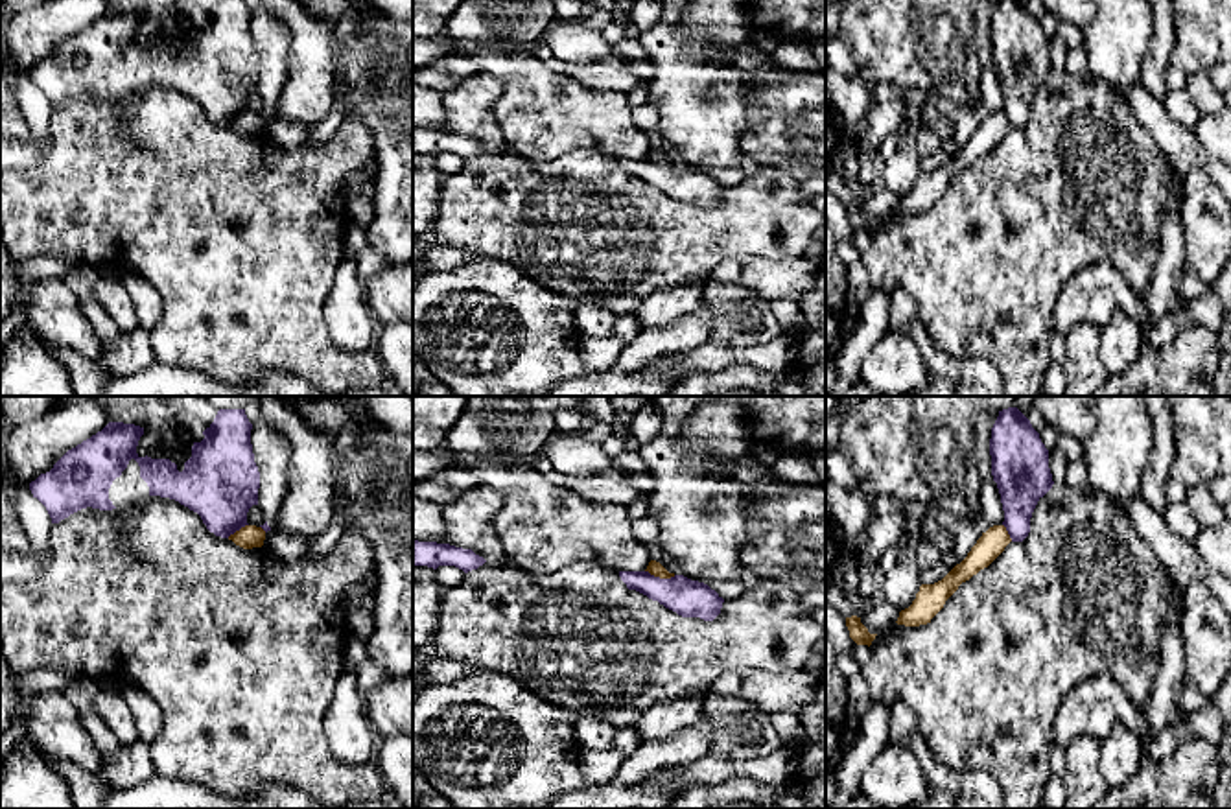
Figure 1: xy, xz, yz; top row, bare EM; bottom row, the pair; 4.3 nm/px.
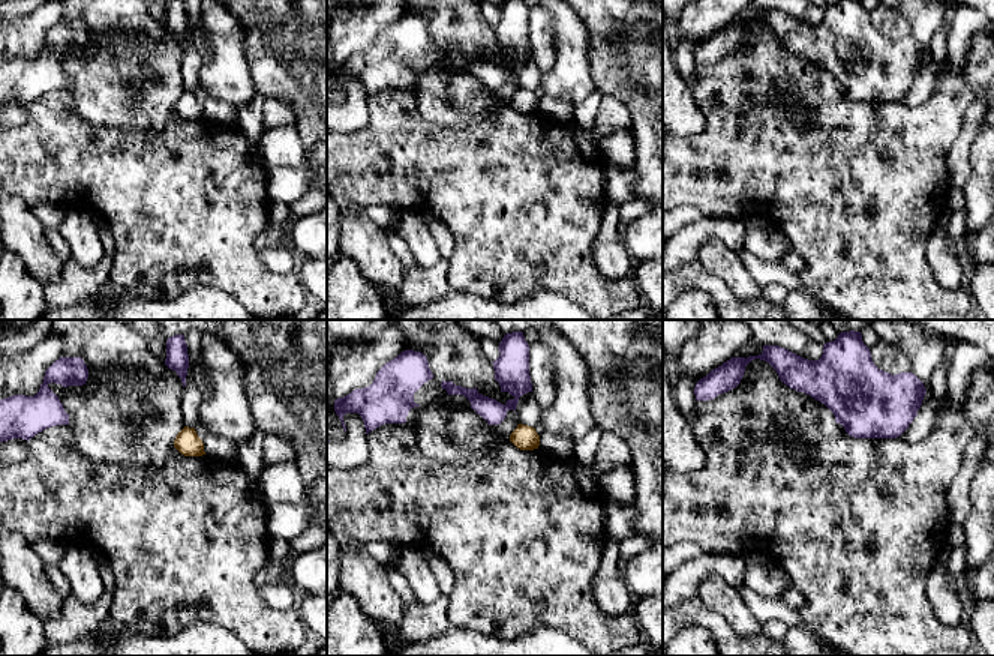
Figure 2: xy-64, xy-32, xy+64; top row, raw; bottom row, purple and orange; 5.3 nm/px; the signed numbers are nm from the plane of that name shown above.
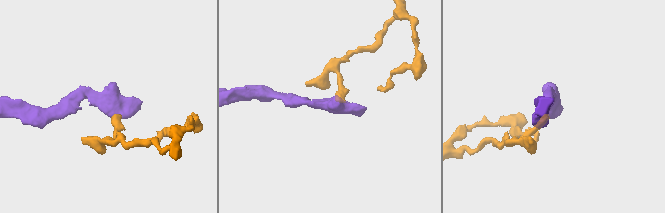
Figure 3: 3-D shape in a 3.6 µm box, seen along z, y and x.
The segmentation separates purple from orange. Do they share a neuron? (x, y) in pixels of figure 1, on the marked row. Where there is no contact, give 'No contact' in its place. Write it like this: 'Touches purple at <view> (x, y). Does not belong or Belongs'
Touches purple at xz (658, 577). Does not belong

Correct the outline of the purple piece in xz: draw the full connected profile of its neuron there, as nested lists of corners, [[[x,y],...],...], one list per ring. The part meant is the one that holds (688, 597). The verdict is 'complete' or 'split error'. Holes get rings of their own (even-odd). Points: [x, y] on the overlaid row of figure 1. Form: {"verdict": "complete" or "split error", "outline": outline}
{"verdict": "complete", "outline": [[[619,571],[628,590],[636,590],[682,617],[700,617],[713,621],[722,608],[724,599],[708,584],[691,580],[684,575],[660,579],[649,571]]]}

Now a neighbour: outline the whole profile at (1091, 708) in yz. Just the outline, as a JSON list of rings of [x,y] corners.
[[[1098,674],[1063,697],[1052,737],[1063,748],[1080,735],[1104,741],[1117,722],[1124,722],[1143,741],[1152,737],[1148,708],[1135,706],[1117,680]]]

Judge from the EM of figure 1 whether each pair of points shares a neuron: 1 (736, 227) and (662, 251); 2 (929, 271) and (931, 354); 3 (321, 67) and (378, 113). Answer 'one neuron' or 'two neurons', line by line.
1: one neuron
2: two neurons
3: two neurons

